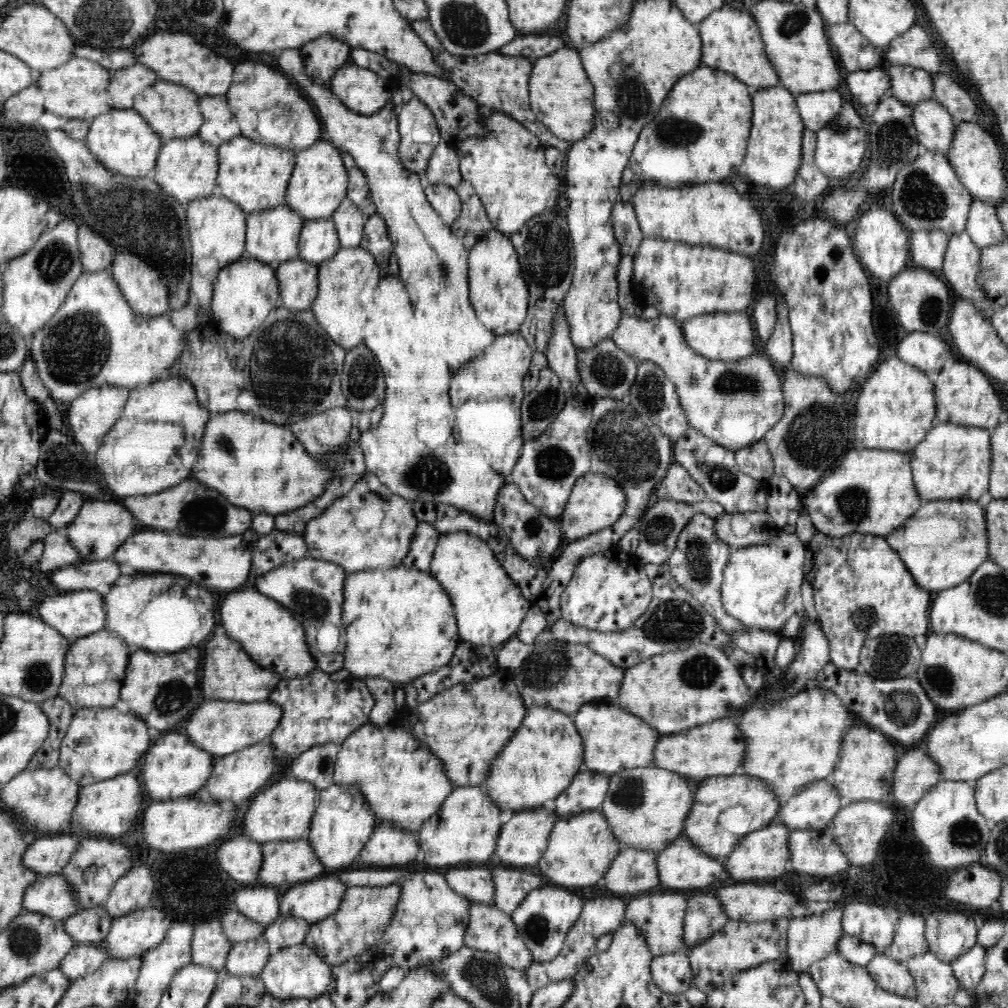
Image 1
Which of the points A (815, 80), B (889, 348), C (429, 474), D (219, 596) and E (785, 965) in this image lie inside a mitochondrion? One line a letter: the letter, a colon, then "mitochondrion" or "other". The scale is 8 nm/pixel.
A: other
B: other
C: mitochondrion
D: other
E: other

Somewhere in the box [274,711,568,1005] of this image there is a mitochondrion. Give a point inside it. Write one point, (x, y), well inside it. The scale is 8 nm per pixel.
(536, 928)

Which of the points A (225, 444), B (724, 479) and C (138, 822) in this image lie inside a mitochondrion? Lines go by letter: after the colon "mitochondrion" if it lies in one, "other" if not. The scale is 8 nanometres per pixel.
A: mitochondrion
B: mitochondrion
C: other

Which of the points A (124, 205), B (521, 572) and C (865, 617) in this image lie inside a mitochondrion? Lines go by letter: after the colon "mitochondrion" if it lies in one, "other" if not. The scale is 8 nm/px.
A: mitochondrion
B: other
C: mitochondrion

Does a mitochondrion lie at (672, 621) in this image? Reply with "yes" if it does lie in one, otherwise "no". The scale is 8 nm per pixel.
yes

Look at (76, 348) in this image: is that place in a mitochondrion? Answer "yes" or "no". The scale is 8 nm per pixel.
yes

